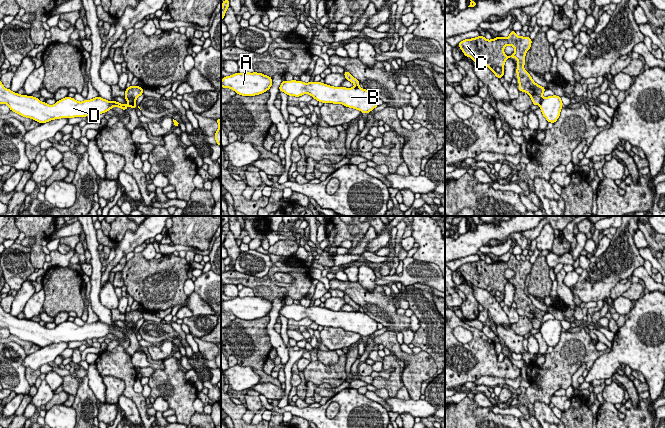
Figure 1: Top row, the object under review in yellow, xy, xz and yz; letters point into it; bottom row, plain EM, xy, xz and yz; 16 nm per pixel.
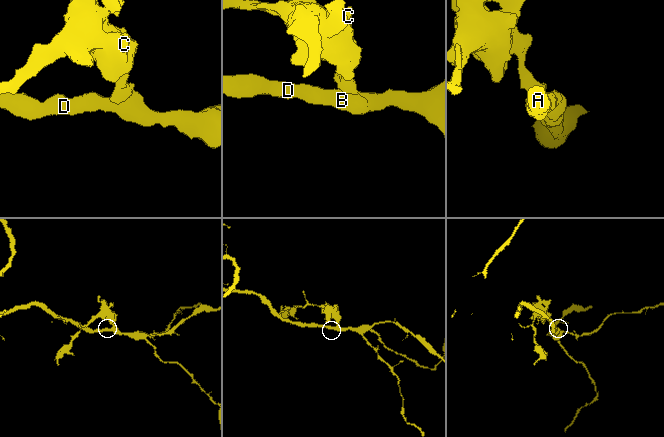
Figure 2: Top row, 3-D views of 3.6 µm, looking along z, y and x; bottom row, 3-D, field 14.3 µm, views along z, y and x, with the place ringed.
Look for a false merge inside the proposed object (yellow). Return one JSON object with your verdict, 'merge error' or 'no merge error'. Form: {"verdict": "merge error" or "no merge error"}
{"verdict": "merge error"}

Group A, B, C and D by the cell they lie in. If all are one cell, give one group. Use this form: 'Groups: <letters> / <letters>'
Groups: A B D / C

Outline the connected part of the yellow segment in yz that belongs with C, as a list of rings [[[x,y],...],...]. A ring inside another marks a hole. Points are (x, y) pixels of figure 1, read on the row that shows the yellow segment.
[[[512,30],[507,38],[496,37],[487,40],[484,36],[478,36],[465,39],[458,46],[466,57],[469,56],[474,62],[486,65],[499,79],[504,75],[505,61],[508,58],[516,58],[519,91],[526,92],[531,97],[533,105],[539,105],[545,88],[536,84],[524,69],[525,55],[530,50],[531,43],[532,40],[528,36],[517,36]],[[507,45],[515,48],[515,52],[510,56],[506,56],[504,53],[504,48]]]

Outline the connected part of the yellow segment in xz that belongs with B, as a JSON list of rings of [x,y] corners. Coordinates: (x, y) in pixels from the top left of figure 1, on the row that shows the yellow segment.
[[[283,81],[279,91],[295,97],[309,94],[319,102],[343,104],[346,107],[369,113],[378,106],[378,98],[359,87],[333,87],[320,82]]]

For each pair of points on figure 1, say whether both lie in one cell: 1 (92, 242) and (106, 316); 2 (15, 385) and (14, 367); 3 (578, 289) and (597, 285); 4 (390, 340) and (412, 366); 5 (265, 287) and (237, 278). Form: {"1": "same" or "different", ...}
{"1": "same", "2": "same", "3": "same", "4": "same", "5": "same"}

